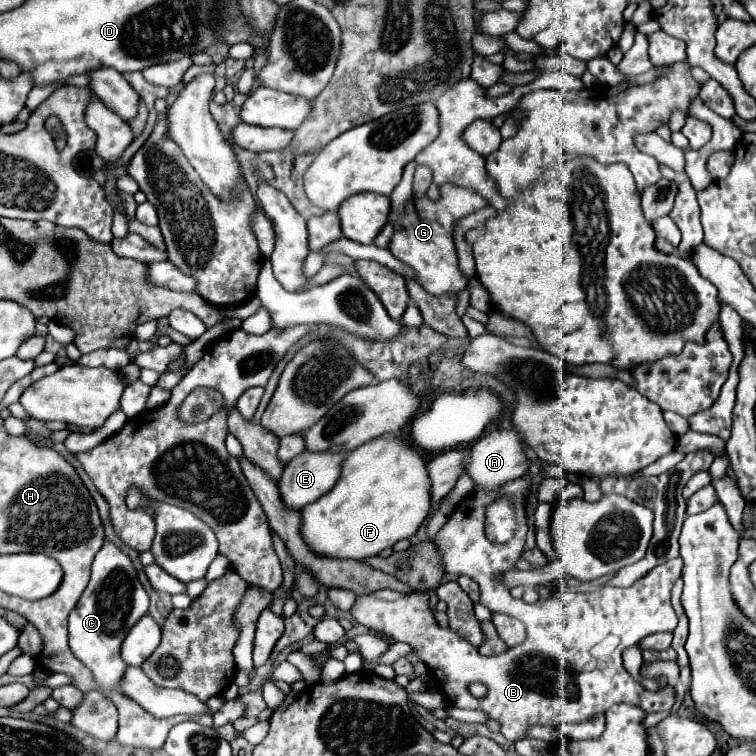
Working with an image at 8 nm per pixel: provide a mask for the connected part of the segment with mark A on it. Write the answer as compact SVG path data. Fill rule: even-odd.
M494 430L482 436L480 440L472 442L468 446L468 458L464 462L464 470L474 482L474 492L492 492L494 488L500 488L502 484L524 476L524 472L528 470L528 460L520 446L518 432L516 430L500 430L500 432Z

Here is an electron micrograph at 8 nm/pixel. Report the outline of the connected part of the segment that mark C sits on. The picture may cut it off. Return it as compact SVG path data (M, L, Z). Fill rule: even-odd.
M104 542L92 564L92 578L68 617L68 642L74 656L86 664L104 688L120 690L118 682L126 670L120 658L120 644L128 630L146 614L148 594L142 588L130 558L112 542Z

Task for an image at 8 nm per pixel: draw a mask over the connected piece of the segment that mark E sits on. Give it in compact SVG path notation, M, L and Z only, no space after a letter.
M302 452L294 460L290 460L284 466L282 478L278 482L278 490L280 490L280 496L282 496L280 500L284 502L284 506L288 510L302 510L306 504L316 502L320 496L324 496L328 490L332 490L332 486L340 478L340 464L342 464L342 460L344 460L344 452L340 452L340 454Z

